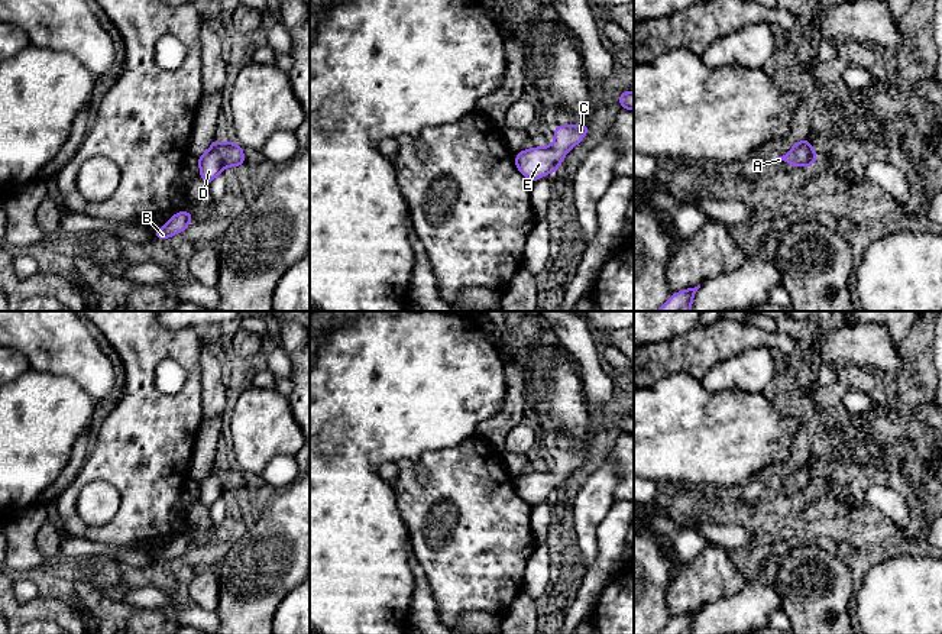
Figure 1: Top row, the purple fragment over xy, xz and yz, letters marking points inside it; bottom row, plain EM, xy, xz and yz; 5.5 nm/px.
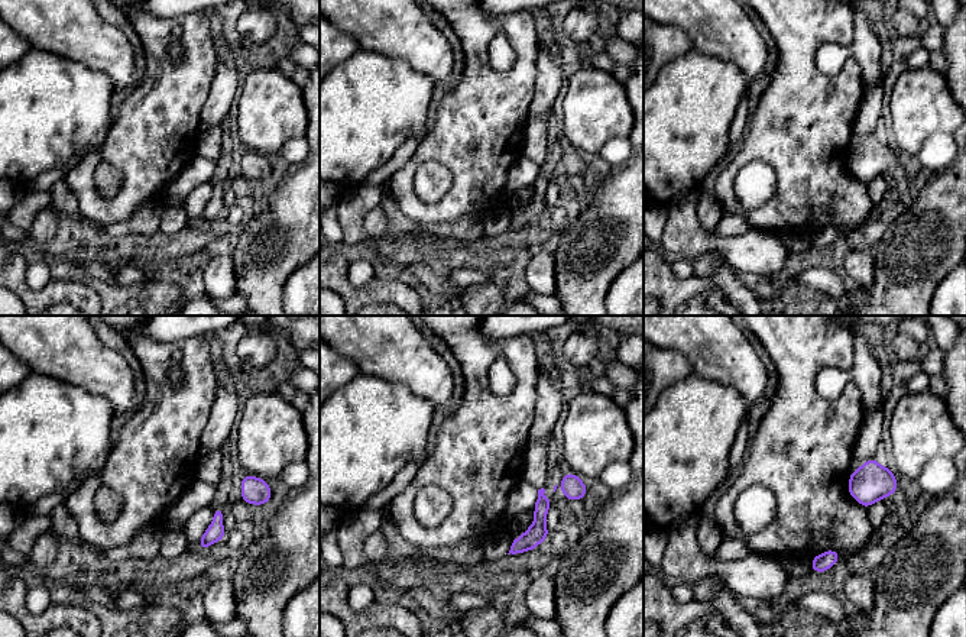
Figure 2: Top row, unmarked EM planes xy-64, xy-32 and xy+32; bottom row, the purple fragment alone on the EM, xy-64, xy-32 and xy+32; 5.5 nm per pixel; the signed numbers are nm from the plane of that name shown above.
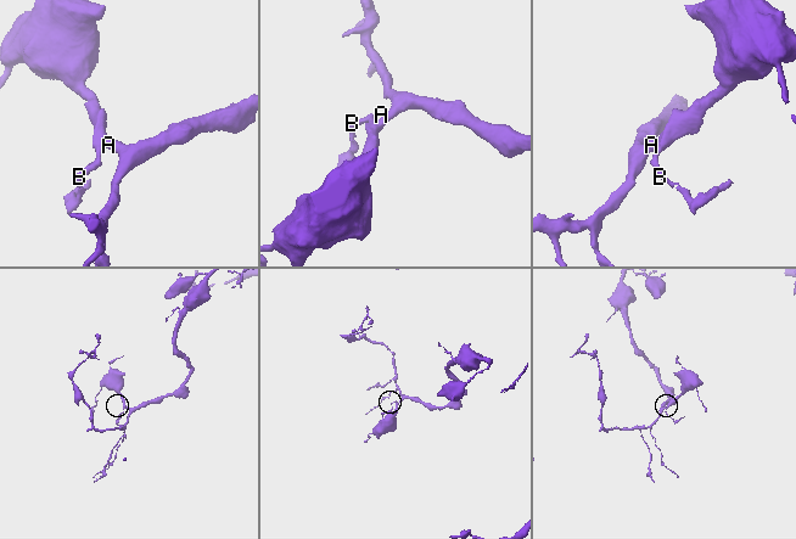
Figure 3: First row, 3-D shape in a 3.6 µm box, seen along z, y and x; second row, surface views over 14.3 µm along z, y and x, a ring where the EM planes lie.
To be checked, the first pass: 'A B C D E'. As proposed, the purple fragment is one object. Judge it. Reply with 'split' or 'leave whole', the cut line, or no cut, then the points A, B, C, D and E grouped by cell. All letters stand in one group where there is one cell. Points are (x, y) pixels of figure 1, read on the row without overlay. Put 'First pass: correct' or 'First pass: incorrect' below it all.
leave whole; no cut; A B C D E
First pass: correct

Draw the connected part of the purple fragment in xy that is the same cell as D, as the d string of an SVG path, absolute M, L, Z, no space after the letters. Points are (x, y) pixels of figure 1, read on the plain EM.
M216 462L207 478L197 482L200 489L200 502L210 511L211 505L229 489L237 492L246 488L243 473L236 466L220 468Z

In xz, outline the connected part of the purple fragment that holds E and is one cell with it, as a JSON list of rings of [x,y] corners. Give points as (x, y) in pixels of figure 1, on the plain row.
[[[590,449],[553,450],[554,468],[543,472],[531,472],[515,478],[517,494],[531,507],[560,494],[560,488],[570,473],[579,469],[589,457]]]

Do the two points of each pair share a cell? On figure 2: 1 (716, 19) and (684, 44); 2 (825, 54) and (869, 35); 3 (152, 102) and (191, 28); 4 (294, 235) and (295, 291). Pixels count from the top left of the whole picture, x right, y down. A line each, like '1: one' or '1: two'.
1: two
2: one
3: one
4: two

